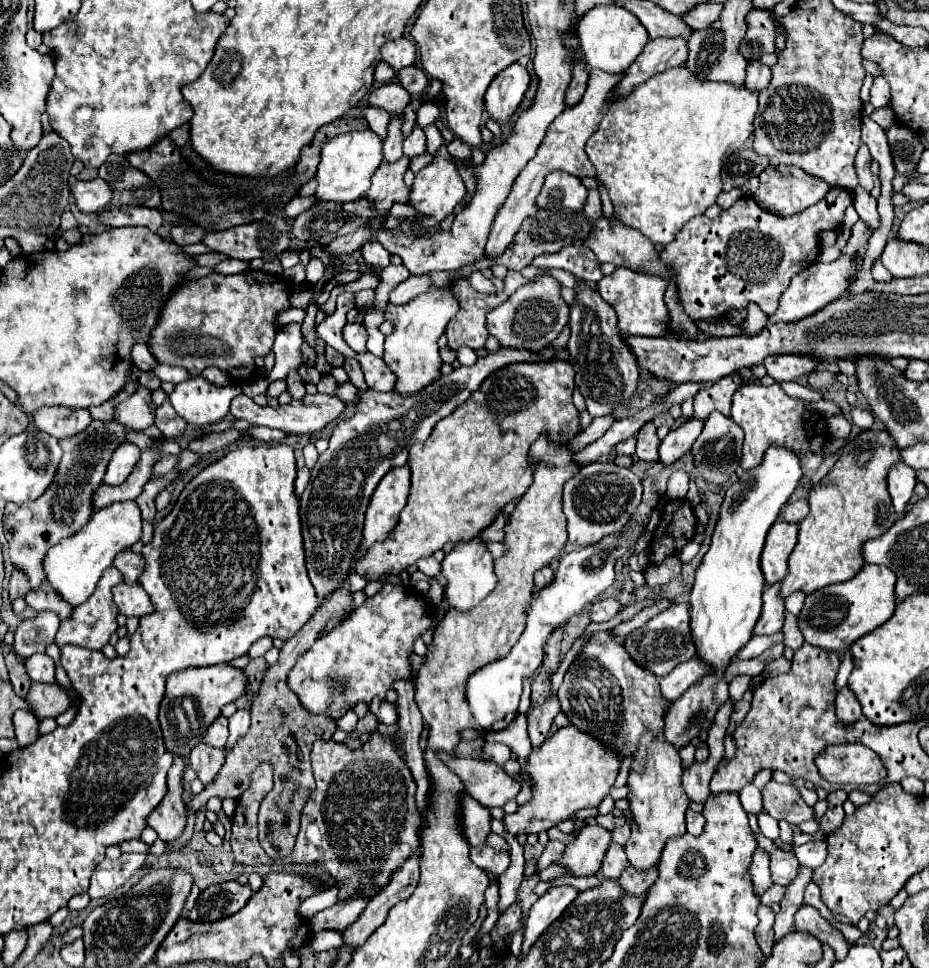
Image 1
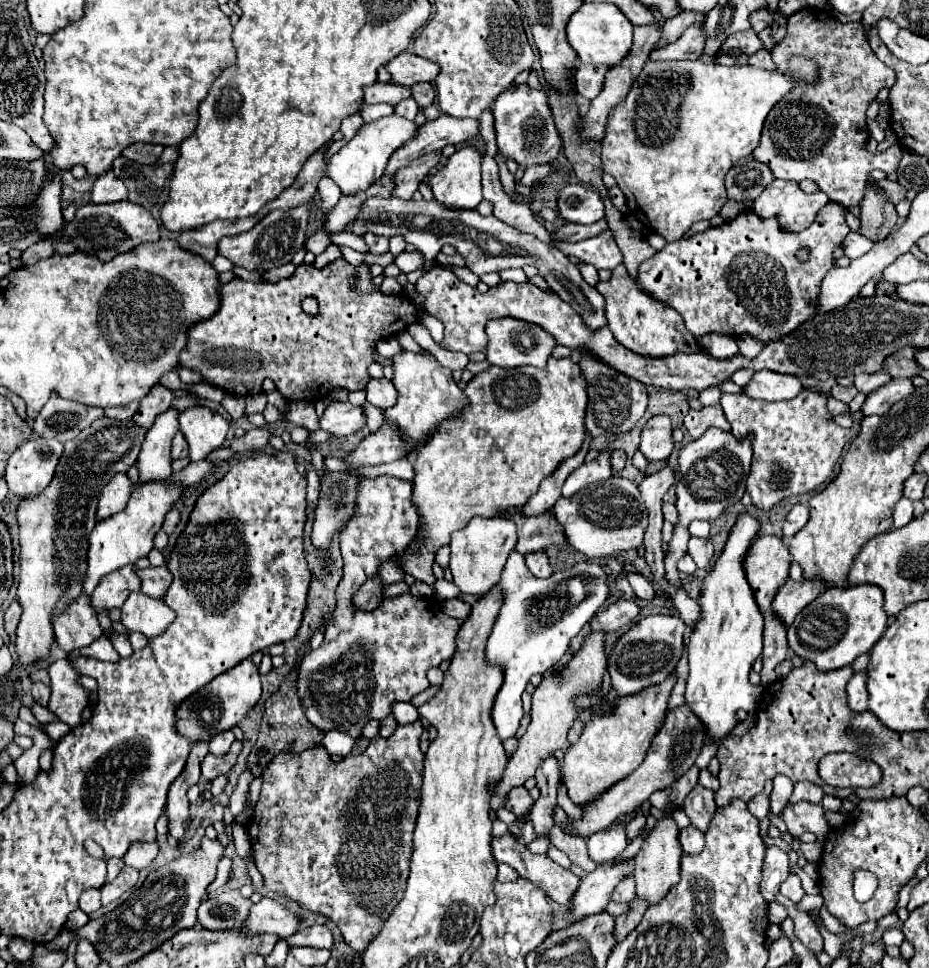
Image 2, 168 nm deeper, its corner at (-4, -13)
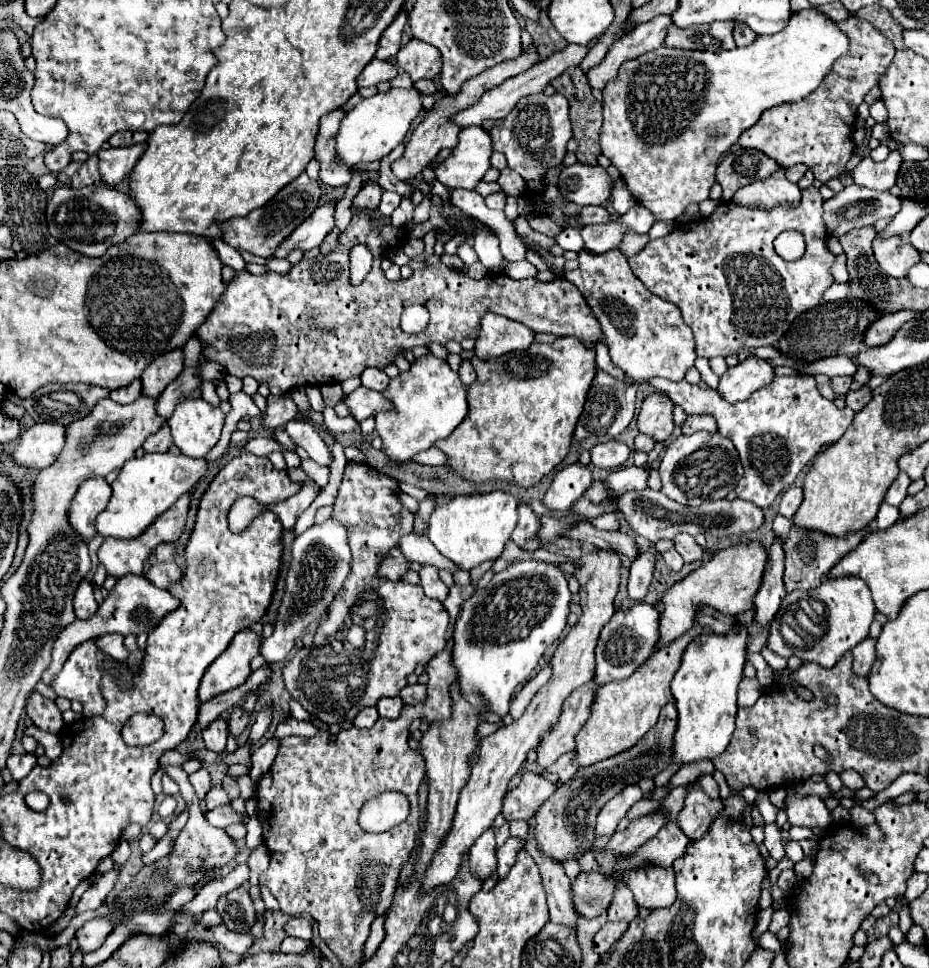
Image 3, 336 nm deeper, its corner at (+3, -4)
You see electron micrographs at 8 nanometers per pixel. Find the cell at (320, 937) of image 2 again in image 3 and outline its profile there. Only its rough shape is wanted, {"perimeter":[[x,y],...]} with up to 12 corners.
{"perimeter":[[290,918],[284,924],[288,936],[312,940],[308,918]]}

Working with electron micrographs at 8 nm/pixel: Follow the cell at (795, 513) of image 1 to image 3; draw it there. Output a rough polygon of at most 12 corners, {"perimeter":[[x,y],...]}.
{"perimeter":[[790,486],[782,498],[778,512],[788,518],[802,504],[802,488]]}

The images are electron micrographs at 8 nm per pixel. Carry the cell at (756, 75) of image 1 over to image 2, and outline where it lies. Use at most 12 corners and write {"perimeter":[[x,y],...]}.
{"perimeter":[[767,49],[749,57],[749,65],[775,71],[775,63]]}

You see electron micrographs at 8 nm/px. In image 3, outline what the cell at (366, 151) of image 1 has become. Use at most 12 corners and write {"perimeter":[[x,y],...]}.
{"perimeter":[[412,88],[352,108],[336,136],[344,164],[380,160],[422,112]]}

